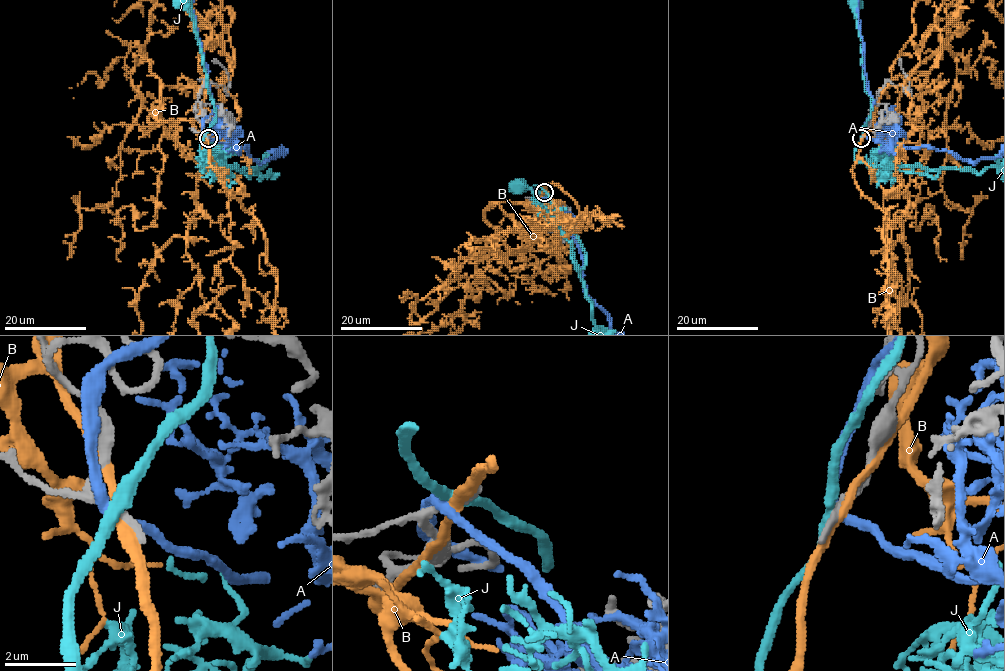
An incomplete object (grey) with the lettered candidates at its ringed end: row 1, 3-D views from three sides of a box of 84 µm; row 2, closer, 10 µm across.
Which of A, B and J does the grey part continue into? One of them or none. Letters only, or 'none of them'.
none of them

